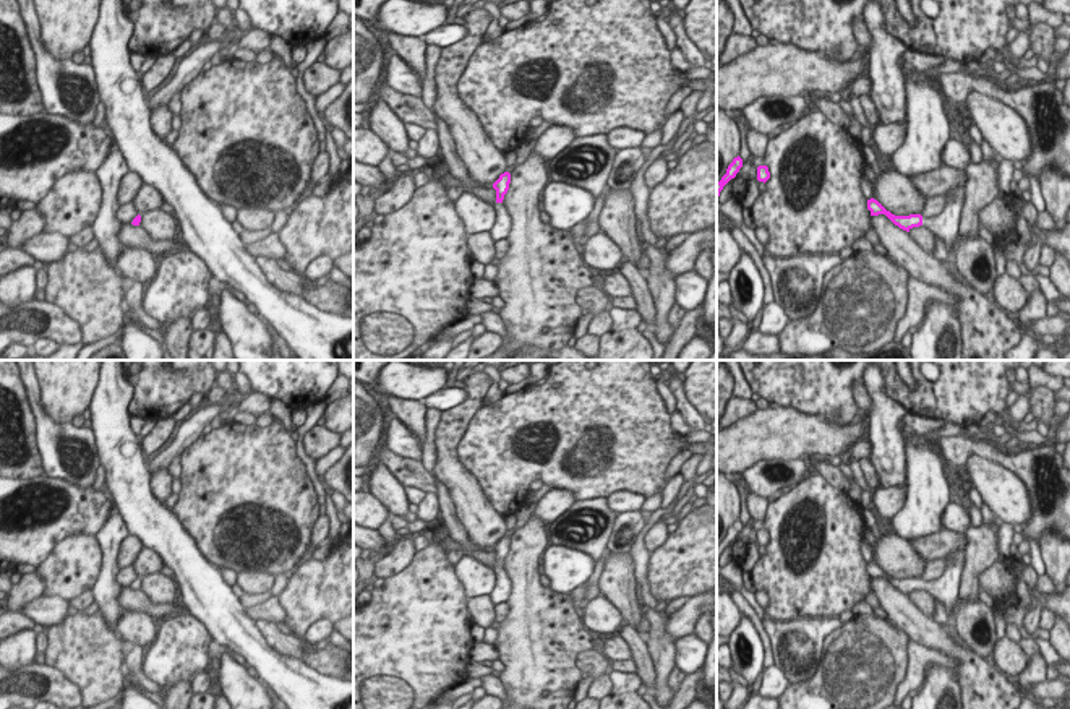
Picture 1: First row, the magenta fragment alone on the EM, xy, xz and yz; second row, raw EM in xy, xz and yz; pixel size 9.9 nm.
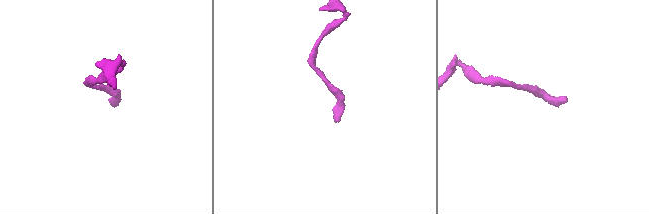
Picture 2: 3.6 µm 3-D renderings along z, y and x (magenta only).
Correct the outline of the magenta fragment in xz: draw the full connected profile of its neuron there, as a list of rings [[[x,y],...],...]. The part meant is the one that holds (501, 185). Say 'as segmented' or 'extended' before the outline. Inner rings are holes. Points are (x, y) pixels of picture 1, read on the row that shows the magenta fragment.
extended; [[[509,172],[501,174],[499,178],[493,183],[493,188],[496,190],[496,204],[494,204],[496,221],[490,230],[490,235],[494,242],[506,238],[511,230],[511,217],[506,211],[506,206],[503,204],[504,195],[509,190],[509,183],[511,183]]]

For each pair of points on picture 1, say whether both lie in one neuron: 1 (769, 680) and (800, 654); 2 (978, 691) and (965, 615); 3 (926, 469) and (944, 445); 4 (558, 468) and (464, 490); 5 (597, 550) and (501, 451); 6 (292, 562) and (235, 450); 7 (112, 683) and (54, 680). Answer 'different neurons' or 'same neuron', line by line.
1: different neurons
2: different neurons
3: different neurons
4: different neurons
5: different neurons
6: same neuron
7: different neurons

